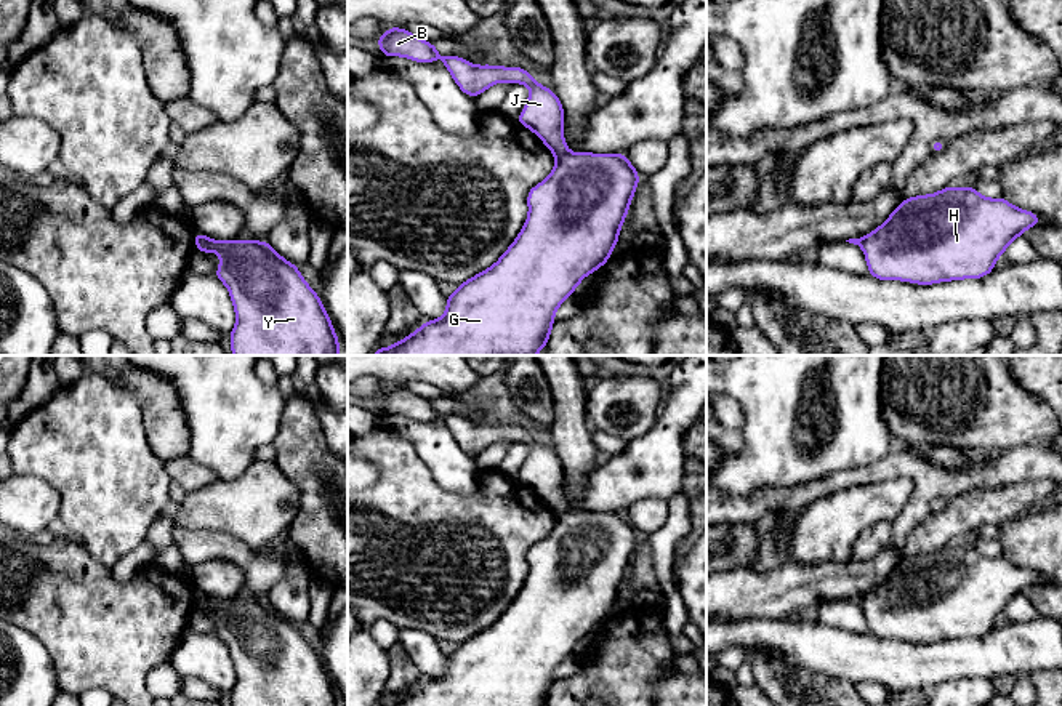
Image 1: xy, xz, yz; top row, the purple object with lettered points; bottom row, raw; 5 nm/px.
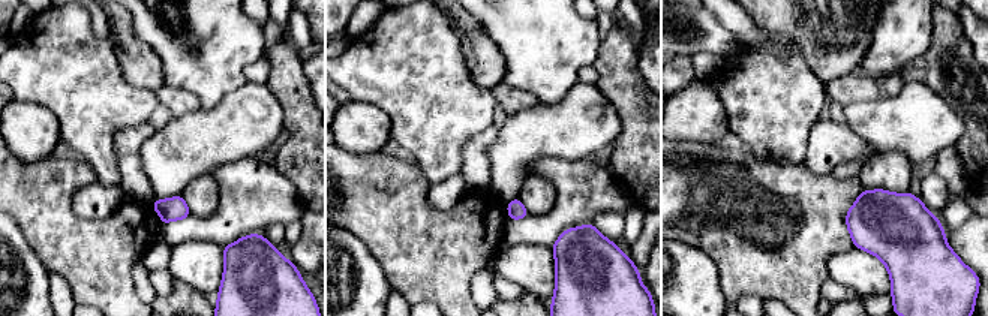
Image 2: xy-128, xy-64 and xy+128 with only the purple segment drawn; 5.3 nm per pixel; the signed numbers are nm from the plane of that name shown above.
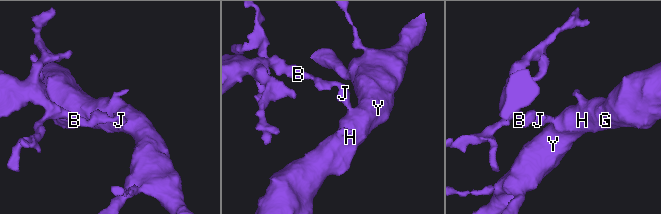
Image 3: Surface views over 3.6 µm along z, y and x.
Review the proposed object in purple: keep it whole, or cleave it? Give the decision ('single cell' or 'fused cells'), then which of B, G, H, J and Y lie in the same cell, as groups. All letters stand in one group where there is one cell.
fused cells; B J / G H Y

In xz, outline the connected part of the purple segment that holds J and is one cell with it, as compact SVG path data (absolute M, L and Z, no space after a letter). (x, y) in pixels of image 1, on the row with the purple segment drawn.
M389 27L375 42L386 58L404 56L416 62L434 62L440 58L460 90L471 98L479 96L498 82L527 85L530 94L516 122L532 130L554 157L569 152L562 134L562 102L554 91L537 83L529 70L517 66L474 66L460 56L442 56L436 45L400 27Z

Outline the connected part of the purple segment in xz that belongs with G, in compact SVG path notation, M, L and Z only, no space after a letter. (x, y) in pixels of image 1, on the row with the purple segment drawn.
M569 150L556 157L551 174L529 191L525 224L501 258L487 271L458 285L447 296L445 314L440 319L426 320L402 341L376 349L372 355L537 355L548 344L557 307L588 274L609 261L639 178L626 154Z

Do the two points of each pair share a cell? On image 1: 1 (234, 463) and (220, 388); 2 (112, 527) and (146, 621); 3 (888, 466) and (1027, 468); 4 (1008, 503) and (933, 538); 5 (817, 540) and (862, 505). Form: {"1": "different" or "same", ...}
{"1": "same", "2": "different", "3": "same", "4": "same", "5": "same"}

